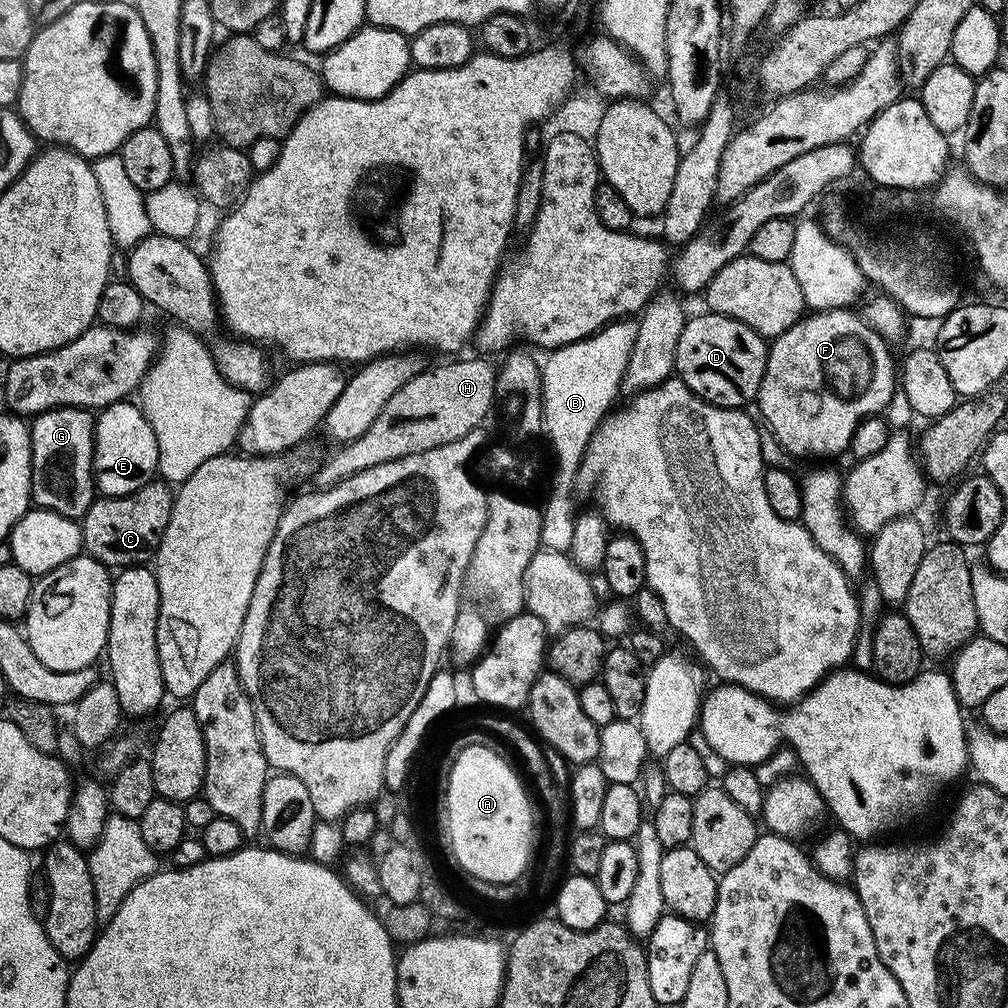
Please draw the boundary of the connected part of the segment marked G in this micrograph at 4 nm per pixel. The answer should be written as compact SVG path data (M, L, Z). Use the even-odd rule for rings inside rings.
M51 408L31 421L32 499L38 508L54 510L62 518L80 522L98 496L96 472L92 468L96 422L86 408Z

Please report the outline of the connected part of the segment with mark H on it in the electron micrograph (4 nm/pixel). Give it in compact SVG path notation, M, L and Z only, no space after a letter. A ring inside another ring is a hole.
M452 358L449 364L436 364L425 367L424 371L419 372L414 378L410 378L410 382L406 382L406 386L402 386L402 390L398 390L398 394L390 397L390 402L386 402L386 406L382 406L382 414L378 414L378 418L374 418L374 426L370 426L370 430L366 430L366 434L362 434L358 439L351 440L349 444L339 447L336 451L336 480L345 480L362 470L370 470L370 466L378 466L382 462L394 462L398 458L406 458L410 454L418 454L422 450L434 450L434 446L446 446L446 442L454 442L458 438L462 438L466 434L477 431L481 427L480 423L488 416L488 411L492 408L492 395L497 395L496 386L497 365L491 364L488 360L456 360L460 358Z

